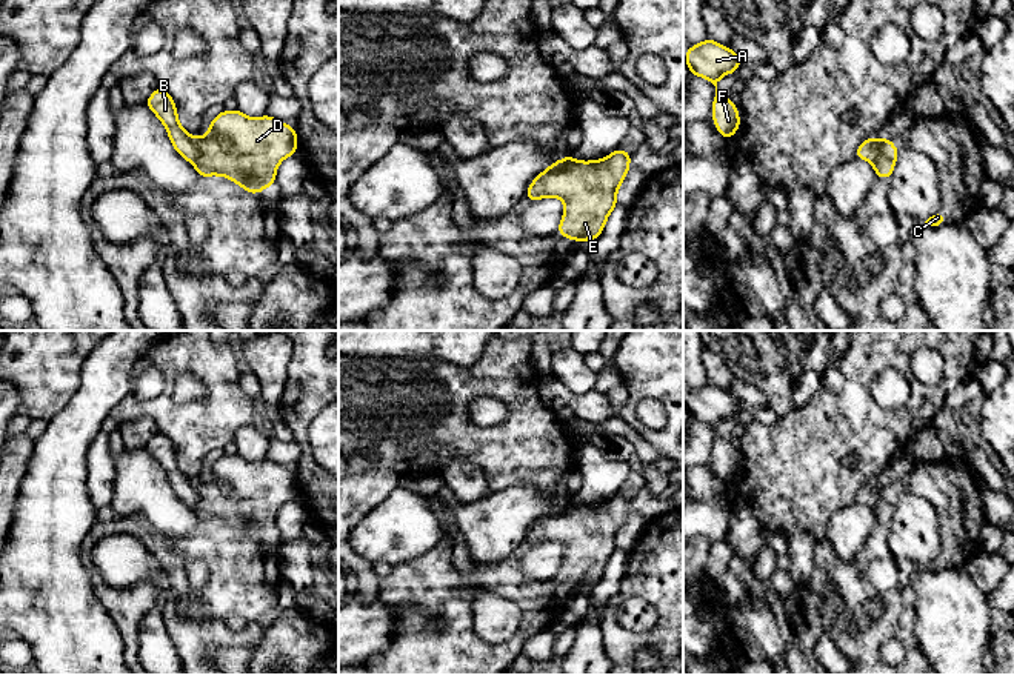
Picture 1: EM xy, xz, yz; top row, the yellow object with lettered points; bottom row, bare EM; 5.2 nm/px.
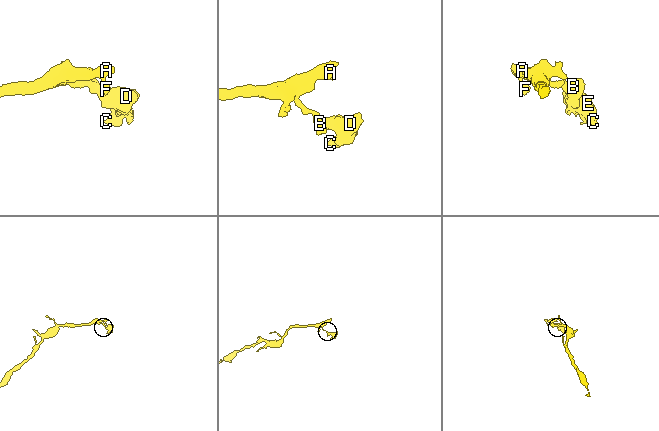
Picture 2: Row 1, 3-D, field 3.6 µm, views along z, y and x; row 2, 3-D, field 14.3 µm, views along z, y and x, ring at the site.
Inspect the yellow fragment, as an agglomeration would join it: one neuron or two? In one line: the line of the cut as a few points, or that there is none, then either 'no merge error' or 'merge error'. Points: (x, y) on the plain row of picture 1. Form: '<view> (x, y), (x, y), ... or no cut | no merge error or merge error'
xz (574, 505), (553, 515), (545, 515), (534, 525) | merge error

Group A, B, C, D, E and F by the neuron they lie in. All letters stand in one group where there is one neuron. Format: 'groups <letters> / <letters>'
groups A B F / C D E

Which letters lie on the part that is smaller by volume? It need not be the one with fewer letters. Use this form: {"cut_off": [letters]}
{"cut_off": ["C", "D", "E"]}

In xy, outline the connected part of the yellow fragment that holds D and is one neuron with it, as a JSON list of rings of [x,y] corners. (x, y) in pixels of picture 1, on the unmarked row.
[[[235,454],[214,461],[197,490],[200,501],[192,509],[198,523],[223,520],[260,538],[274,529],[280,506],[297,497],[297,478],[277,463],[249,463]]]

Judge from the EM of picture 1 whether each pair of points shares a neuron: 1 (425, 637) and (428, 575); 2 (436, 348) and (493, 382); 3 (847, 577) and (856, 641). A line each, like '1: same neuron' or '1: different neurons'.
1: same neuron
2: different neurons
3: same neuron

